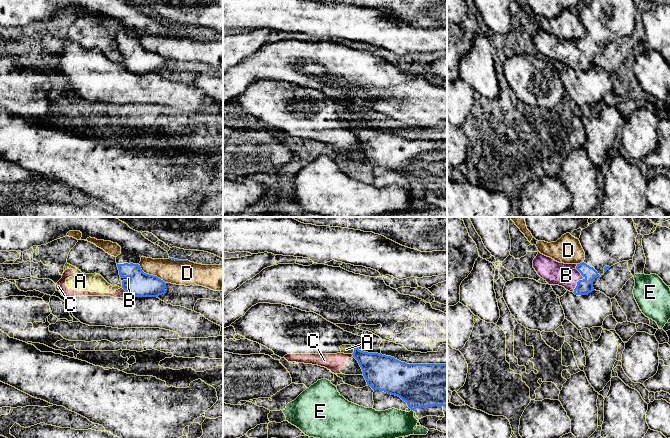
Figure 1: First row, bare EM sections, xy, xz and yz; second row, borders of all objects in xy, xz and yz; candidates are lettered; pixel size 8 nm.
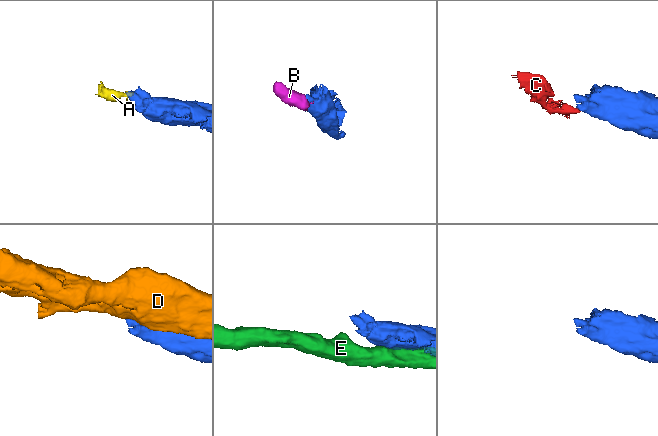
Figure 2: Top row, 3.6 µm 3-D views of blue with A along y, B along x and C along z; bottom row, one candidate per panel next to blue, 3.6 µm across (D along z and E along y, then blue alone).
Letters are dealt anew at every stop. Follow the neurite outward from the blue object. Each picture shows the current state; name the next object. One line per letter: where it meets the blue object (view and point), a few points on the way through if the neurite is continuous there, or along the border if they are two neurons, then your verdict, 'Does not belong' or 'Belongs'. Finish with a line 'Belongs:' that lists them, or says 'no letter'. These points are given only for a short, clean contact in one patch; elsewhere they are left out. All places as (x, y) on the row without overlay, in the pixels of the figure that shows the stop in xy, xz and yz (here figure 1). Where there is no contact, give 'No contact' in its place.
A: Touches blue at xz (354, 126). Boundary: xz (351, 121), (353, 123), (352, 130). Does not belong
B: Touches blue at yz (583, 55). Path across: yz (584, 63), (583, 55), (566, 51). Belongs
C: Touches blue at xy (125, 66). Boundary: xy (121, 63), (129, 70). Does not belong
D: Touches blue at xy (151, 51). Does not belong
E: Touches blue at xz (412, 185). Does not belong
Belongs: B

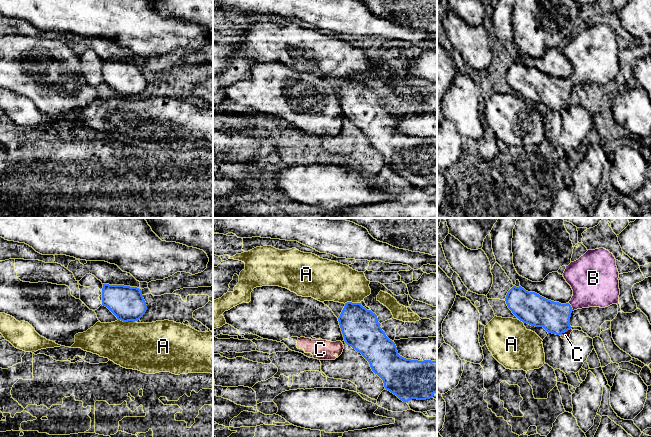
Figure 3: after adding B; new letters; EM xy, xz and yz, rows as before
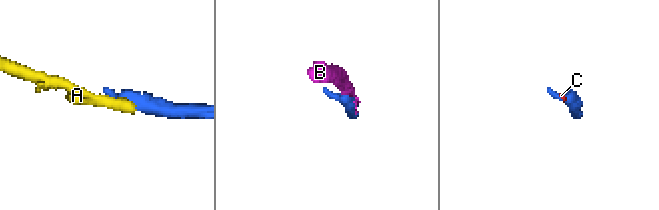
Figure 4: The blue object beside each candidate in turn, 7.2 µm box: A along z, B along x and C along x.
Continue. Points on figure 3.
A: Touches blue at xy (127, 97). Boundary: xy (118, 95), (135, 97). Does not belong
B: Touches blue at yz (570, 82). Belongs
C: Touches blue at yz (565, 107). Boundary: yz (570, 104), (560, 111). Does not belong
Belongs: B

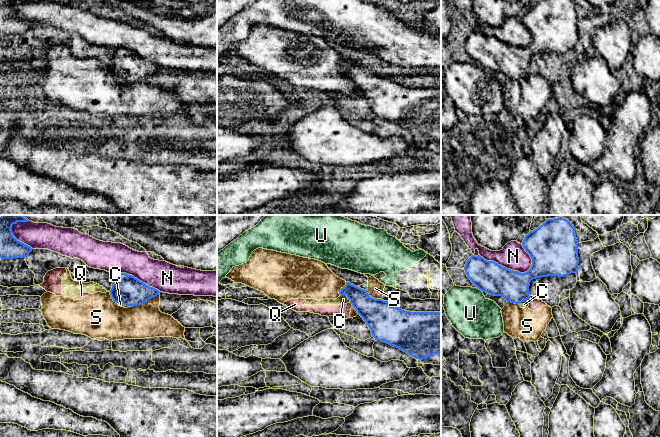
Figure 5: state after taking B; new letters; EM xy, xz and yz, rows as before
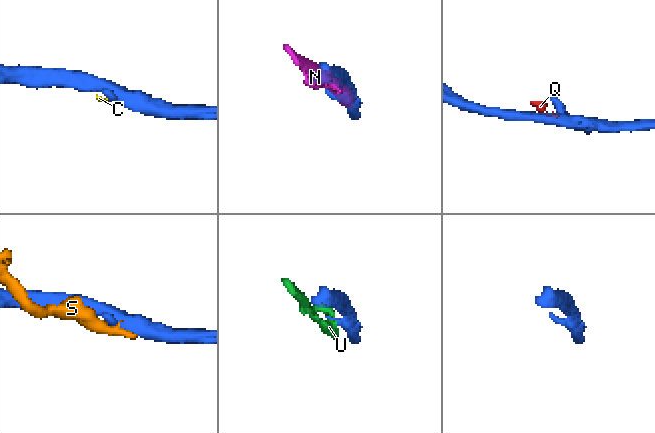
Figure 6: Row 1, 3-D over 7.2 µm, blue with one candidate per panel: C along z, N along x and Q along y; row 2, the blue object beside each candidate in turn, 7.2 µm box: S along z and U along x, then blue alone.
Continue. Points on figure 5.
C: Touches blue at xz (346, 71). Boundary: xz (340, 70), (344, 70), (350, 78). Does not belong
N: Touches blue at yz (506, 44). Does not belong
Q: Touches blue at xz (351, 79). Boundary: xz (350, 78), (353, 82). Does not belong
S: Touches blue at xy (145, 77). Does not belong
U: Touches blue at yz (480, 65). Boundary: yz (478, 64), (482, 68). Does not belong
Belongs: no letter

